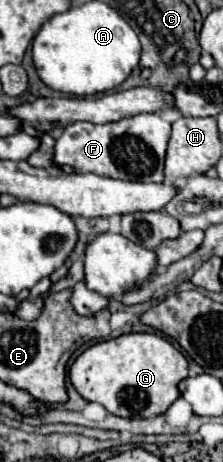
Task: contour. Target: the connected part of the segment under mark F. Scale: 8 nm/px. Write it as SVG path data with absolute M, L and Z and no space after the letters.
M140 113L114 123L72 123L56 141L56 165L72 165L76 173L96 173L112 179L144 183L164 181L164 155L170 139L170 123L156 113Z

